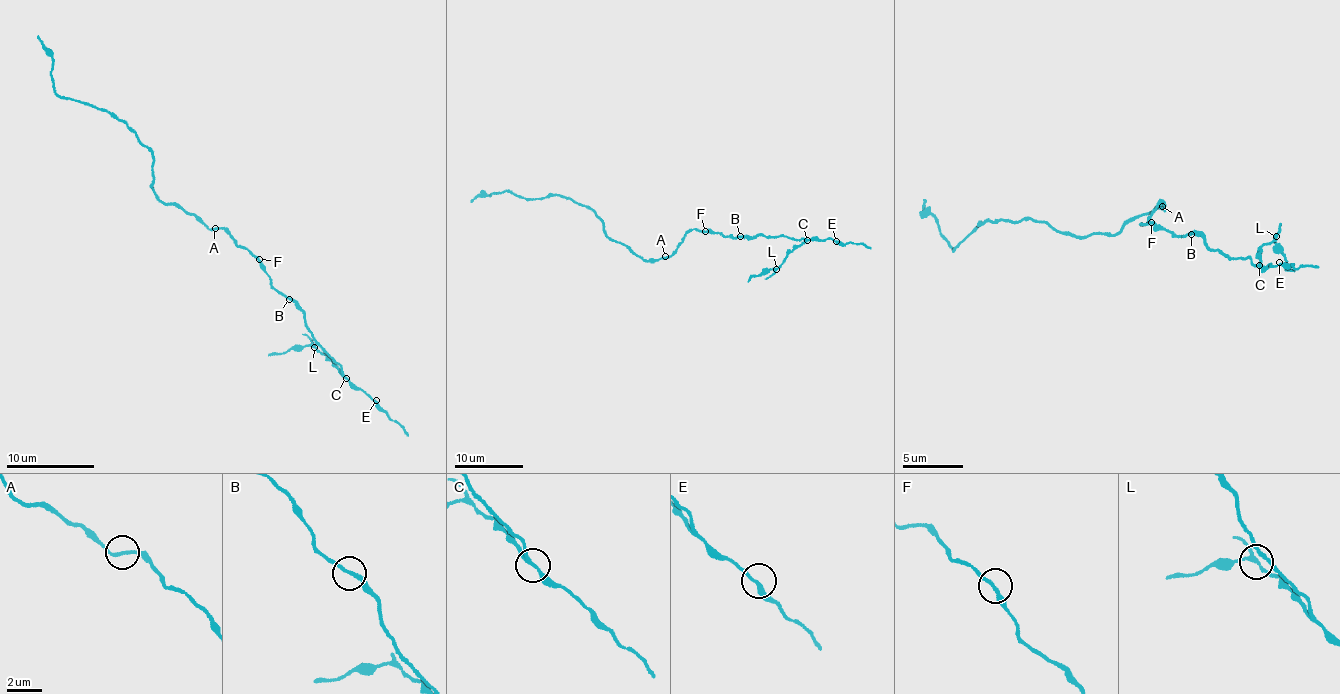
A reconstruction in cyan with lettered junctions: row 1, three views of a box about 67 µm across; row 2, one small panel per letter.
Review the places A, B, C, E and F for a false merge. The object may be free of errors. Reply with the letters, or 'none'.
C

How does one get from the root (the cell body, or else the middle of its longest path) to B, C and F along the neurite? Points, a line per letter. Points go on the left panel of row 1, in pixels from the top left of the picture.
B: (214, 229), (226, 231), (235, 244), (250, 249), (265, 267), (273, 287), (289, 299)
C: (214, 229), (226, 231), (235, 244), (250, 249), (259, 259), (273, 287), (297, 304), (307, 327), (346, 377)
F: (214, 229), (226, 231), (235, 244), (250, 249), (253, 256), (259, 259)

